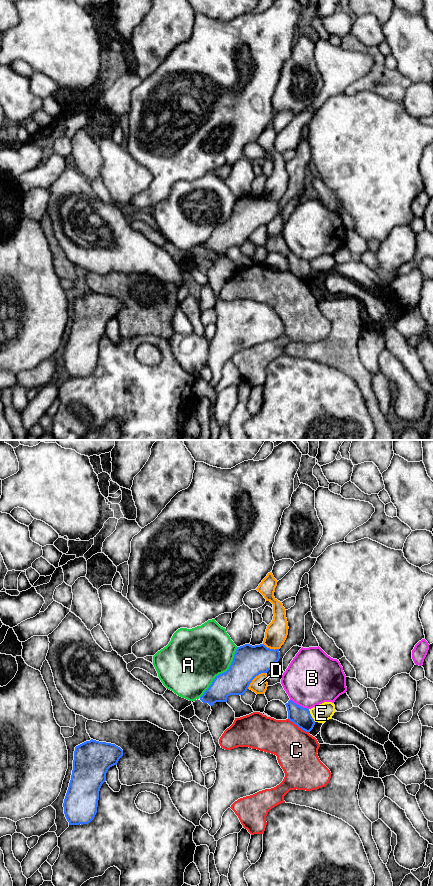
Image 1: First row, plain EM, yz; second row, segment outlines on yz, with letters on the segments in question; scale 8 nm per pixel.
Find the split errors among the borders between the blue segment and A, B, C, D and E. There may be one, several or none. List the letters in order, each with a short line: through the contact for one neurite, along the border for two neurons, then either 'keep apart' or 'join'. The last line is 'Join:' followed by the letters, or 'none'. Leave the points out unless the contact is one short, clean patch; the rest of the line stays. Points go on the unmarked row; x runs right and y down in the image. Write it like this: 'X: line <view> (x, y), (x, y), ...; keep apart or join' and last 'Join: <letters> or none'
A: keep apart
B: keep apart
C: keep apart
D: keep apart
E: keep apart
Join: none

